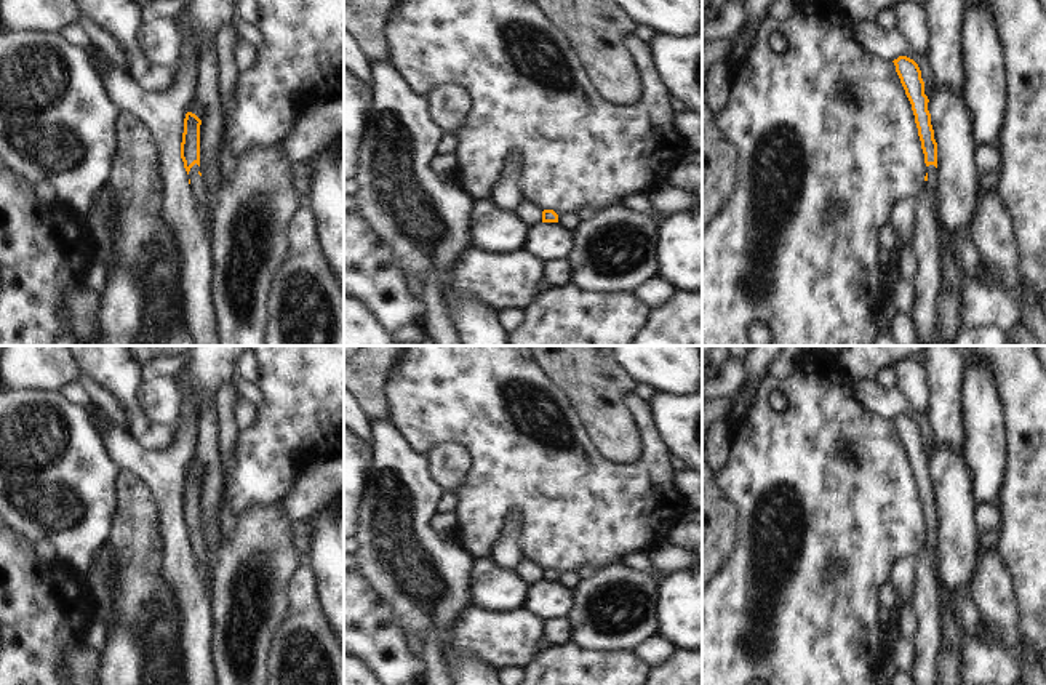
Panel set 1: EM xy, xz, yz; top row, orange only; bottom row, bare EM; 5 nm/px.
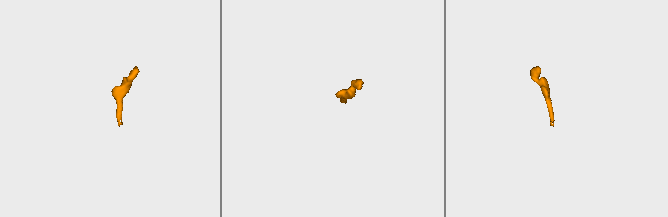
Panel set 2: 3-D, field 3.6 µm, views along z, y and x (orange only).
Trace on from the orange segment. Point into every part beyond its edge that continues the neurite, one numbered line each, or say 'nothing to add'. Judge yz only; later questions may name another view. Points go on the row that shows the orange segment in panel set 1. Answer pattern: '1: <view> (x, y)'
1: yz (958, 242)

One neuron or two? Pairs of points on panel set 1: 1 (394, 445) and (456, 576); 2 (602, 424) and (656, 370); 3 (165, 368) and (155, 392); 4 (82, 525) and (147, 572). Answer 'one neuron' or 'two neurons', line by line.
1: one neuron
2: two neurons
3: two neurons
4: two neurons

